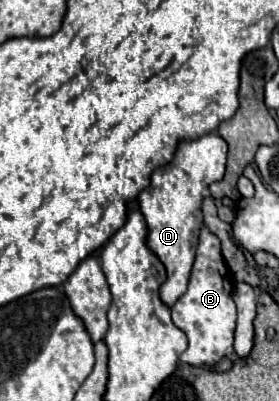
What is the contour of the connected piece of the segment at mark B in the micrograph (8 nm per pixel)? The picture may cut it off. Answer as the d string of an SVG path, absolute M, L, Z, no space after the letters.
M202 228L188 290L172 306L172 322L188 338L188 348L180 354L180 362L192 366L210 366L234 352L232 342L236 326L236 304L232 300L232 290L234 278L228 266L222 262L220 240L210 230Z

